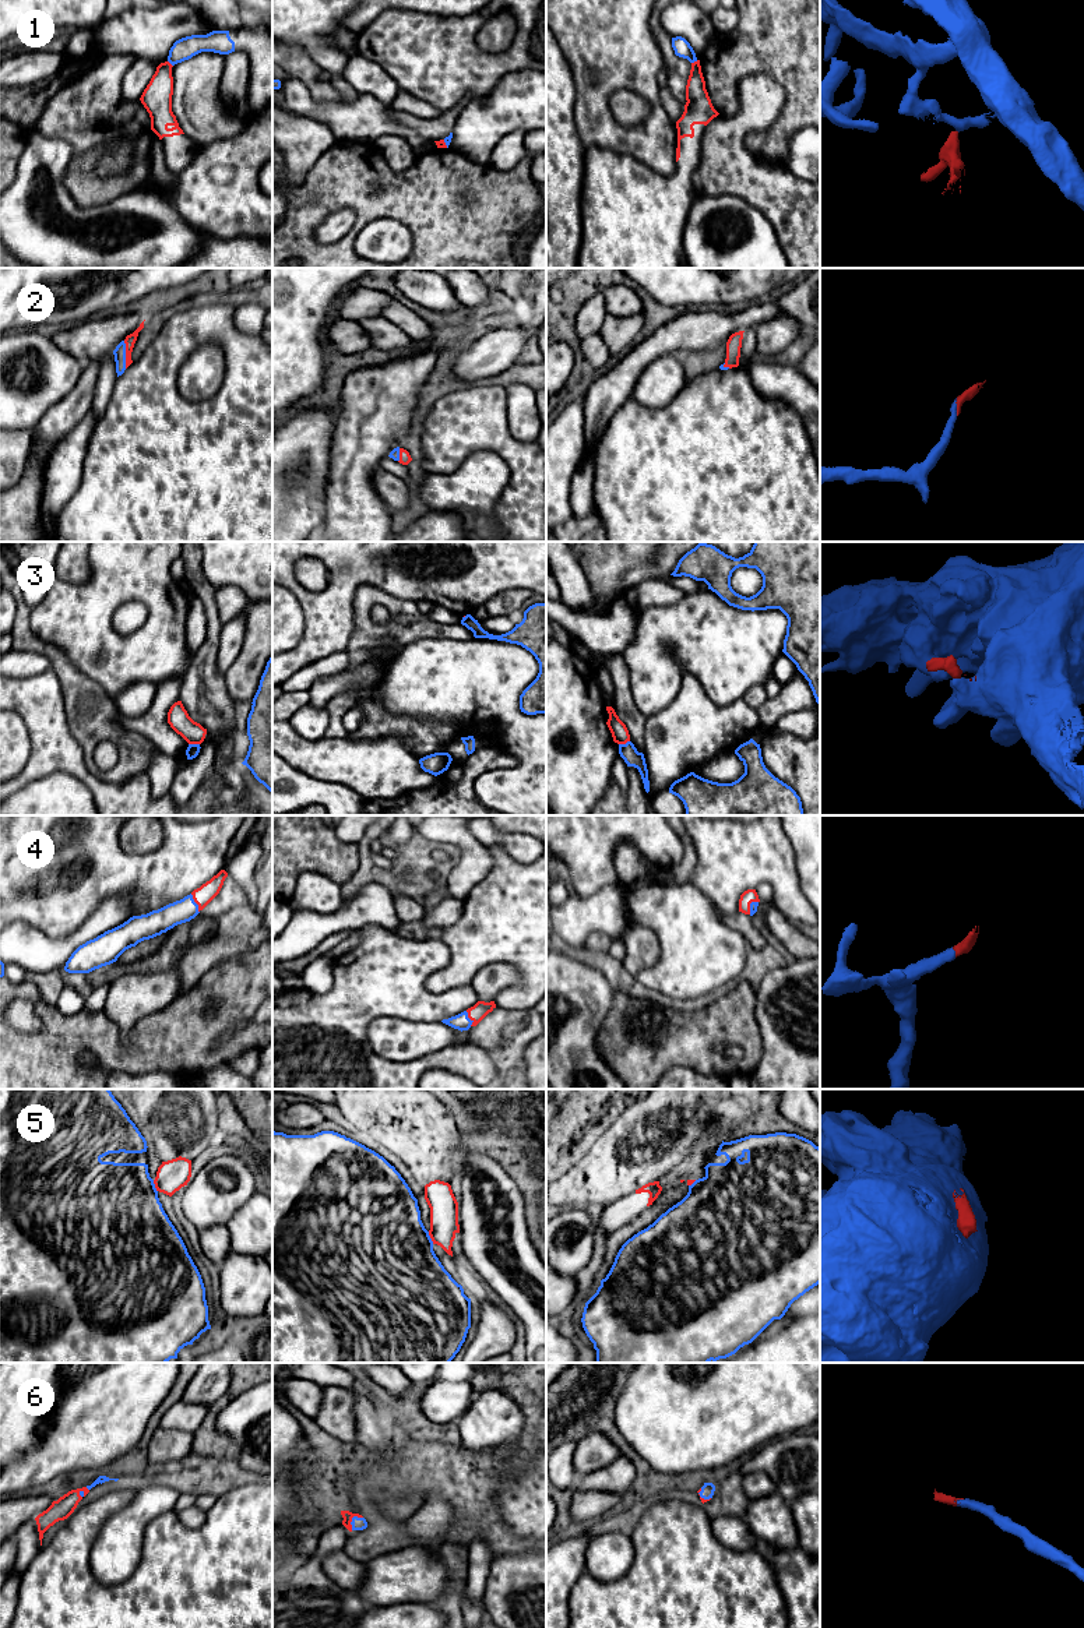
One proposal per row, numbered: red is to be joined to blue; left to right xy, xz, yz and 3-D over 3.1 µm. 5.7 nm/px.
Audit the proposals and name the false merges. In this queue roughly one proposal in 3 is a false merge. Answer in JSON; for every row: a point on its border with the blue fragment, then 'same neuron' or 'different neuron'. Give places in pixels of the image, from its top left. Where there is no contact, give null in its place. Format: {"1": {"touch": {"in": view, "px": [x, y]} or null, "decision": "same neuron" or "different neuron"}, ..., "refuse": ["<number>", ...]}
{"1": {"touch": {"in": "yz", "px": [694, 60]}, "decision": "different neuron"}, "2": {"touch": {"in": "xy", "px": [125, 355]}, "decision": "same neuron"}, "3": {"touch": {"in": "xy", "px": [194, 744]}, "decision": "different neuron"}, "4": {"touch": {"in": "xy", "px": [196, 904]}, "decision": "same neuron"}, "5": {"touch": {"in": "xz", "px": [429, 1237]}, "decision": "different neuron"}, "6": {"touch": {"in": "xz", "px": [352, 1519]}, "decision": "same neuron"}, "refuse": ["1", "3", "5"]}

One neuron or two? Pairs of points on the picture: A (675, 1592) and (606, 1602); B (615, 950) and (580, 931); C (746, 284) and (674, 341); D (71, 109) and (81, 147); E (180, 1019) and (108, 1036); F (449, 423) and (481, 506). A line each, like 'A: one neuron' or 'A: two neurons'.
A: one neuron
B: two neurons
C: two neurons
D: one neuron
E: one neuron
F: two neurons

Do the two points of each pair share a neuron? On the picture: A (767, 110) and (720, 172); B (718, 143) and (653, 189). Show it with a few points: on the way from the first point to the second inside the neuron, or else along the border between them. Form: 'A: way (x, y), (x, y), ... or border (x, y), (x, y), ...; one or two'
A: way (750, 119), (724, 145), (724, 155); one
B: border (708, 123), (700, 138), (700, 162), (696, 168); two

